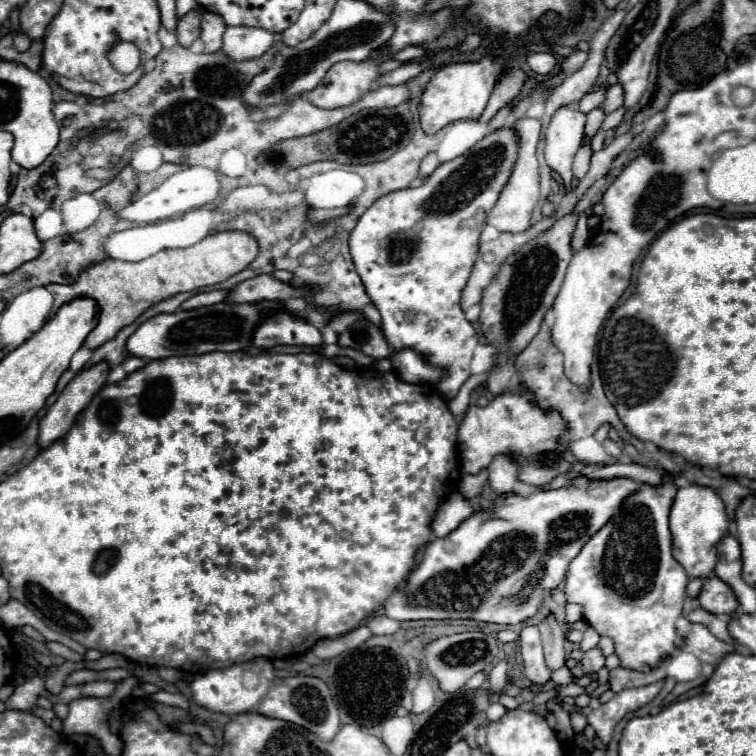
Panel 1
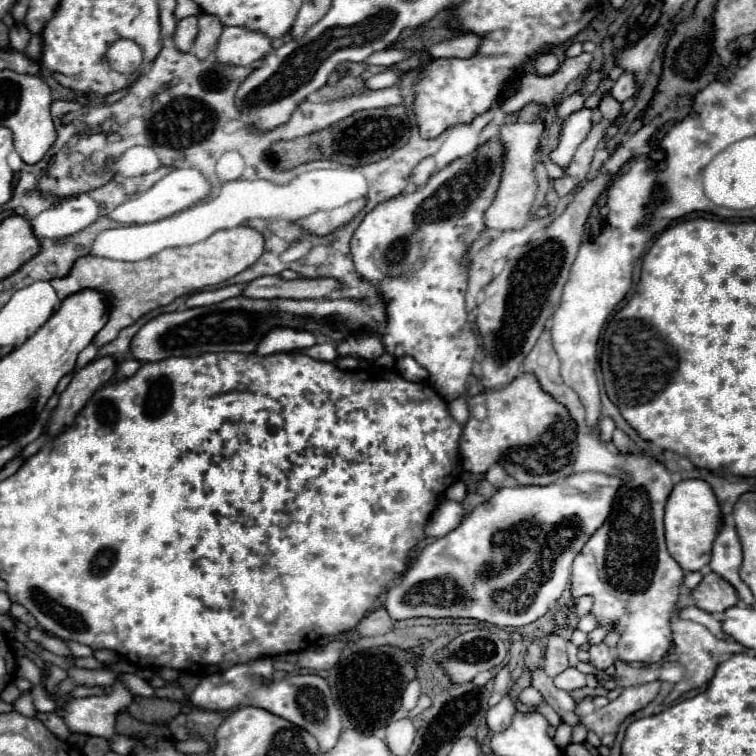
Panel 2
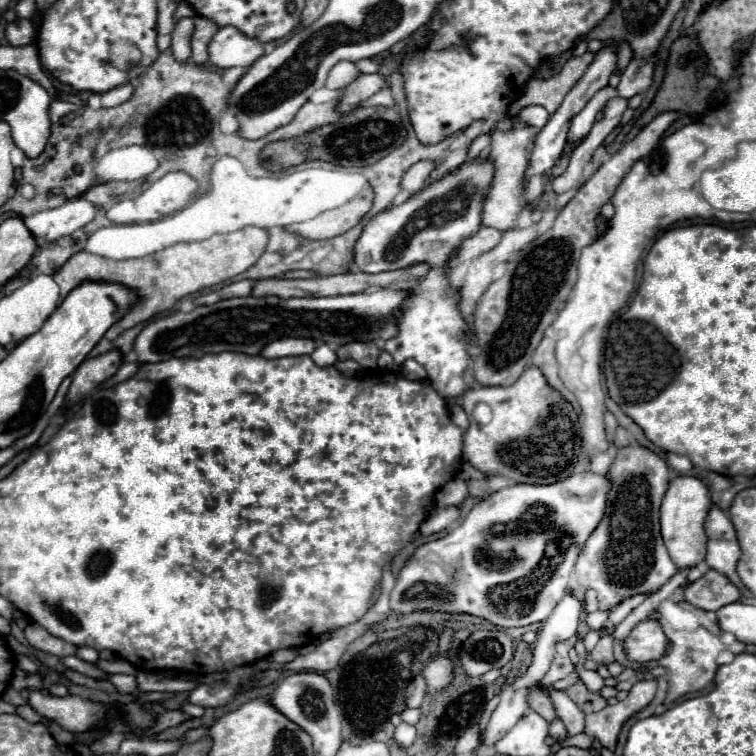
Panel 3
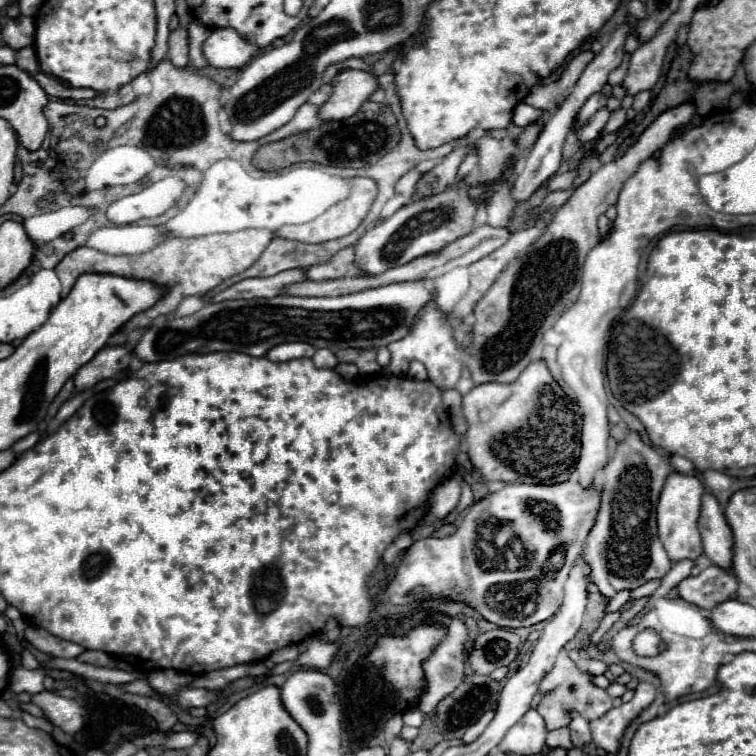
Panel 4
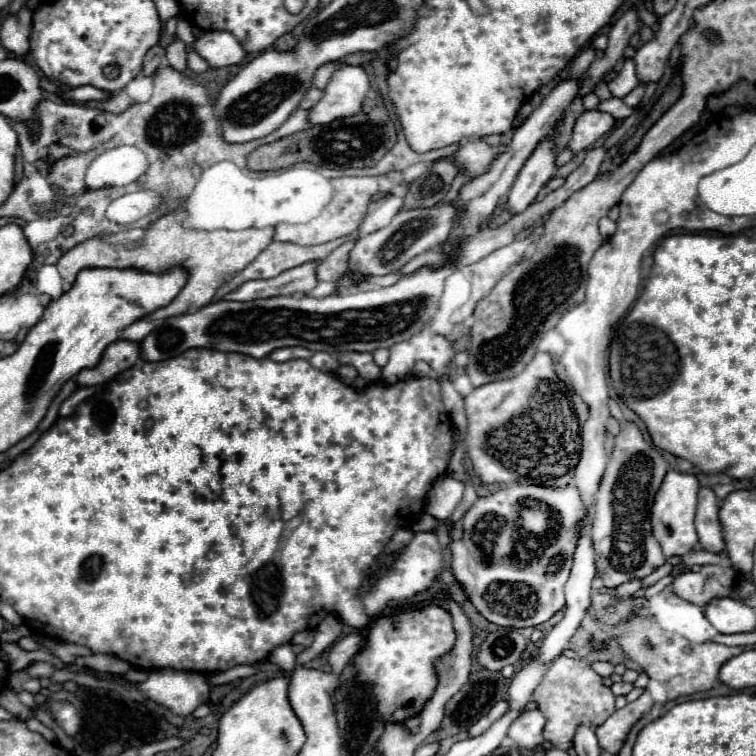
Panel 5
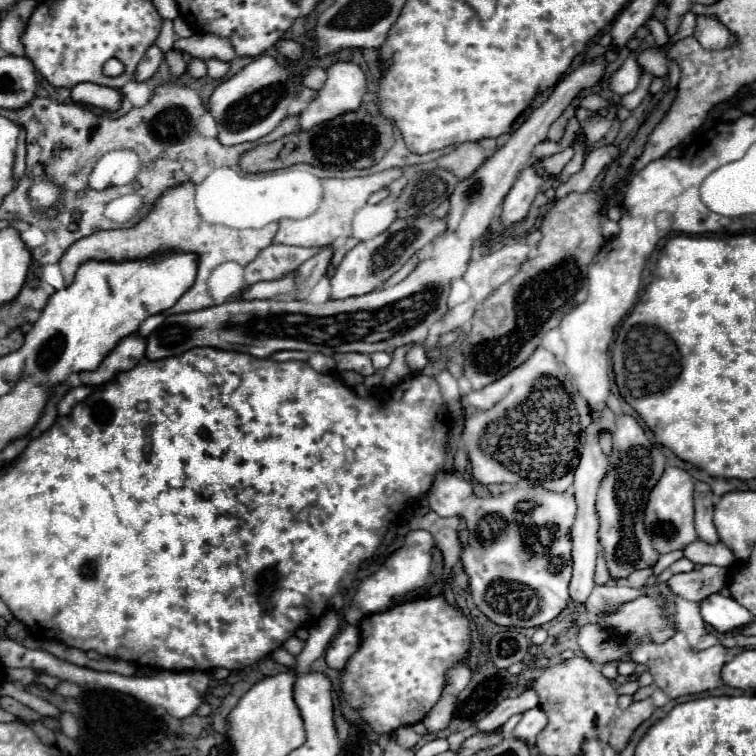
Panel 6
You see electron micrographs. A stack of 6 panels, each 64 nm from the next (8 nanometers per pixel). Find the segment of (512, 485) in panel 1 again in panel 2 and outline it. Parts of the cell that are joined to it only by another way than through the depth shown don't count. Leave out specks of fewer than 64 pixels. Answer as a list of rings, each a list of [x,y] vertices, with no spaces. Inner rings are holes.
[[[494,464],[486,474],[484,474],[484,478],[490,482],[490,484],[494,484],[494,486],[498,486],[498,482],[500,480],[504,480],[508,474],[504,472],[504,468],[500,468],[500,464]]]

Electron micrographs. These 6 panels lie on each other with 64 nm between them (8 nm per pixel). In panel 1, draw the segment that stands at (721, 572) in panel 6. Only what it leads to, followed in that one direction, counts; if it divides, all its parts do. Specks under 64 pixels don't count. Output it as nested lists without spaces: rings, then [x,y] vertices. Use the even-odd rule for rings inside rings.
[[[718,576],[704,578],[704,586],[698,594],[698,602],[704,610],[712,614],[732,614],[738,608],[738,600],[732,588]]]

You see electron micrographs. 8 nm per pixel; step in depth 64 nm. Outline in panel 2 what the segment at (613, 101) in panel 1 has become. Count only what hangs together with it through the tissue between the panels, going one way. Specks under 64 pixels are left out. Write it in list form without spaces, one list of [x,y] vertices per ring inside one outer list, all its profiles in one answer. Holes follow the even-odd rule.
[[[624,72],[624,74],[616,80],[616,84],[612,86],[610,92],[612,92],[612,96],[614,96],[616,100],[620,100],[620,102],[632,98],[632,96],[636,94],[636,80],[634,80],[634,74]]]

